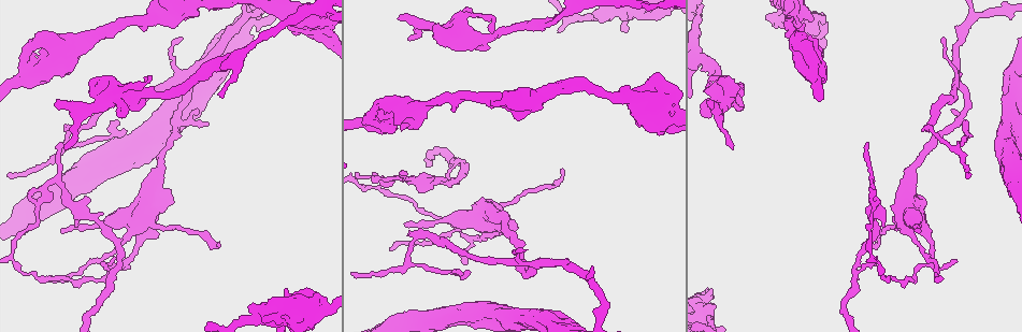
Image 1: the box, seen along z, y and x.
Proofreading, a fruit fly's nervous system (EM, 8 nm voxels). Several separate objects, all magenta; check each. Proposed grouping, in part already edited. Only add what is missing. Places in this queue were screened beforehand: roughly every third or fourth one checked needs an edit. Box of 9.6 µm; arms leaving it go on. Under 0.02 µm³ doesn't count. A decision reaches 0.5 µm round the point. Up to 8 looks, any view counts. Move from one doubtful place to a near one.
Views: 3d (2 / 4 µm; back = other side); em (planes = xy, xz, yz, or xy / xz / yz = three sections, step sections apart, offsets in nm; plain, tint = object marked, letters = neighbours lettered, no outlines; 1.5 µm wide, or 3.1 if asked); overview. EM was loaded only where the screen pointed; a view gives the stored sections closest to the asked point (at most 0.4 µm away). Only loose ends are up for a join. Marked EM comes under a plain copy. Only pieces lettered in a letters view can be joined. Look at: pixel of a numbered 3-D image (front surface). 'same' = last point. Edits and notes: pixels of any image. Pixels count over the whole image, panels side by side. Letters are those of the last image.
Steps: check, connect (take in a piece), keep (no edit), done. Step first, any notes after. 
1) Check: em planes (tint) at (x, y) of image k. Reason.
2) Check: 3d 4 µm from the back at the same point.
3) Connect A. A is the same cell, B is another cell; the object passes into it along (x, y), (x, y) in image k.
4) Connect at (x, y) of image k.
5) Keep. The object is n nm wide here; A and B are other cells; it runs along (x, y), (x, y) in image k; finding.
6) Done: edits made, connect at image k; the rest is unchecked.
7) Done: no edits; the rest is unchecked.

Check: 3d 4 µm at (57, 101) of image 1. An open end.

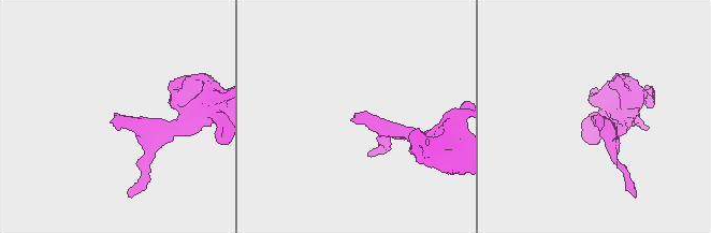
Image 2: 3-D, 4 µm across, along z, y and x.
Check: em xy step 4 (letters) at (354, 114) of image 2. Need the tissue.

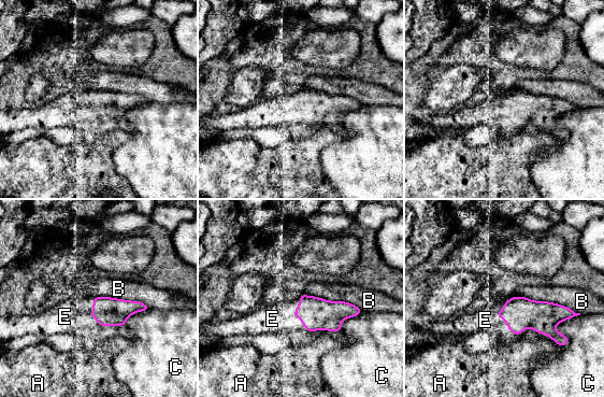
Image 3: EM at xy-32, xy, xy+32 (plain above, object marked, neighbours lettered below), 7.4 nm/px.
Connect E. E is the same cell, A, B and C are other cells; the neuron continues.

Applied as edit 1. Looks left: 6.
Check: overview.

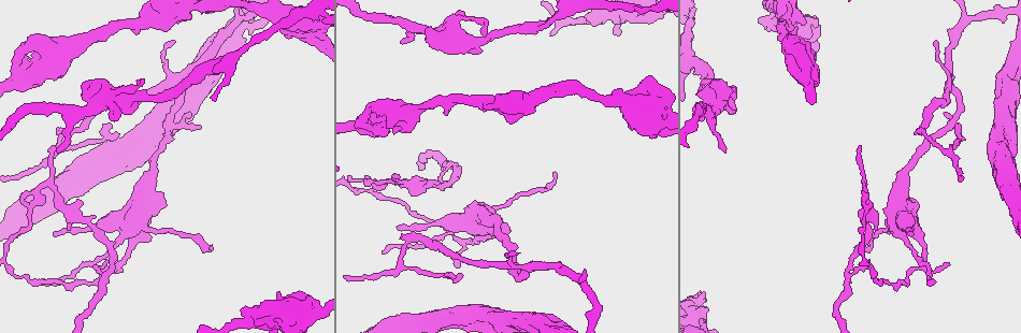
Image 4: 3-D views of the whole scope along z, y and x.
Check: em planes (letters) at (485, 36) of image 4. Branch stops here.

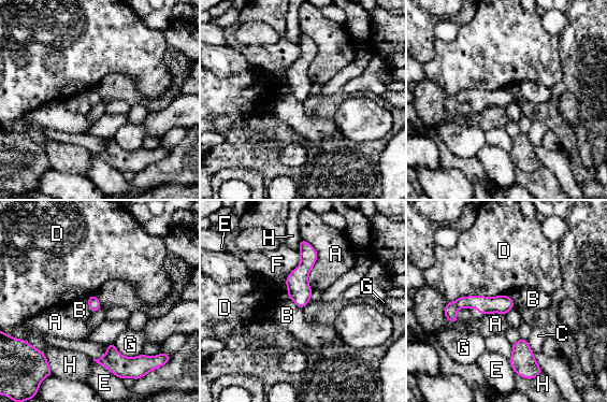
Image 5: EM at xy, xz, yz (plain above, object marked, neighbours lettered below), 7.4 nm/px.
Keep. A, B, C, D, E, F, G and H are other cells; it runs along (510, 304), (460, 302), (447, 313) in image 5; none of them fits.

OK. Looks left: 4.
Check: em planes (letters) at (704, 291) of image 4. Thick end.

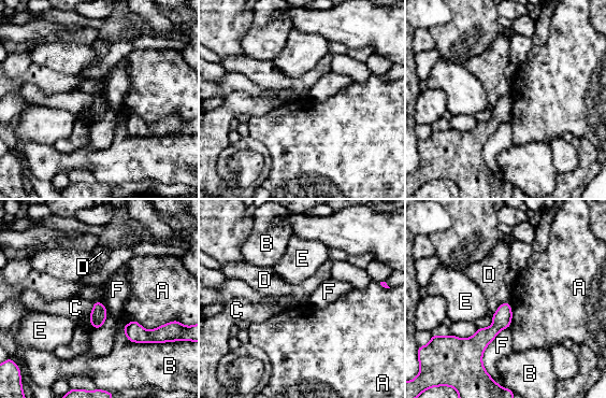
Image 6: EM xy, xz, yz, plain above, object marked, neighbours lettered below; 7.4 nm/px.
Keep. The longest contact is with F, 400 nm; A, B, C, D, E and F are other cells; it runs along (506, 306), (475, 357) in image 6; none of them fits.

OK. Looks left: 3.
Done: edits made, connect at image 3; the rest is unchecked.

